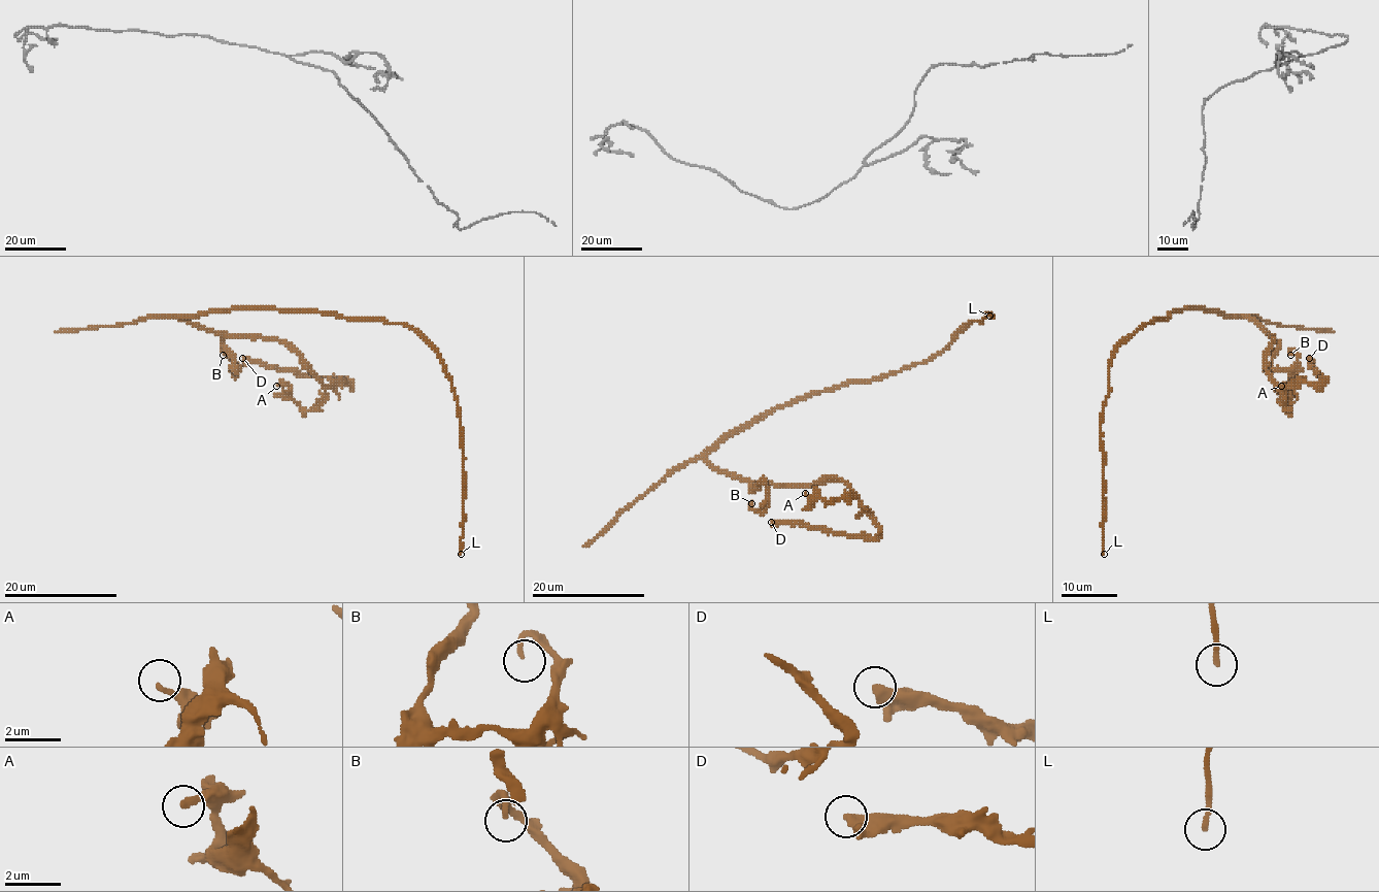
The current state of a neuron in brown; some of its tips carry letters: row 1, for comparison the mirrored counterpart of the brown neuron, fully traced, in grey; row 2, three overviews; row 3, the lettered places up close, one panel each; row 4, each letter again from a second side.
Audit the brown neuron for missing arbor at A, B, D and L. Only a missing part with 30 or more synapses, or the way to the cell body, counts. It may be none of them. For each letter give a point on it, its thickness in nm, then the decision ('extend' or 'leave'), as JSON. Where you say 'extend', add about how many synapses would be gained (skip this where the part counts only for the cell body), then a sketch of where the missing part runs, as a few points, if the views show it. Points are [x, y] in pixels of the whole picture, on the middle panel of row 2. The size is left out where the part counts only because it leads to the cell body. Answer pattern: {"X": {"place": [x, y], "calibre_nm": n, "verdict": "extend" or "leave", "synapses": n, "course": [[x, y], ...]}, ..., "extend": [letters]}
{"A": {"place": [805, 493], "calibre_nm": 200, "verdict": "leave"}, "B": {"place": [751, 503], "calibre_nm": 160, "verdict": "leave"}, "D": {"place": [771, 522], "calibre_nm": 340, "verdict": "leave"}, "L": {"place": [989, 316], "calibre_nm": 190, "verdict": "leave"}, "extend": []}

